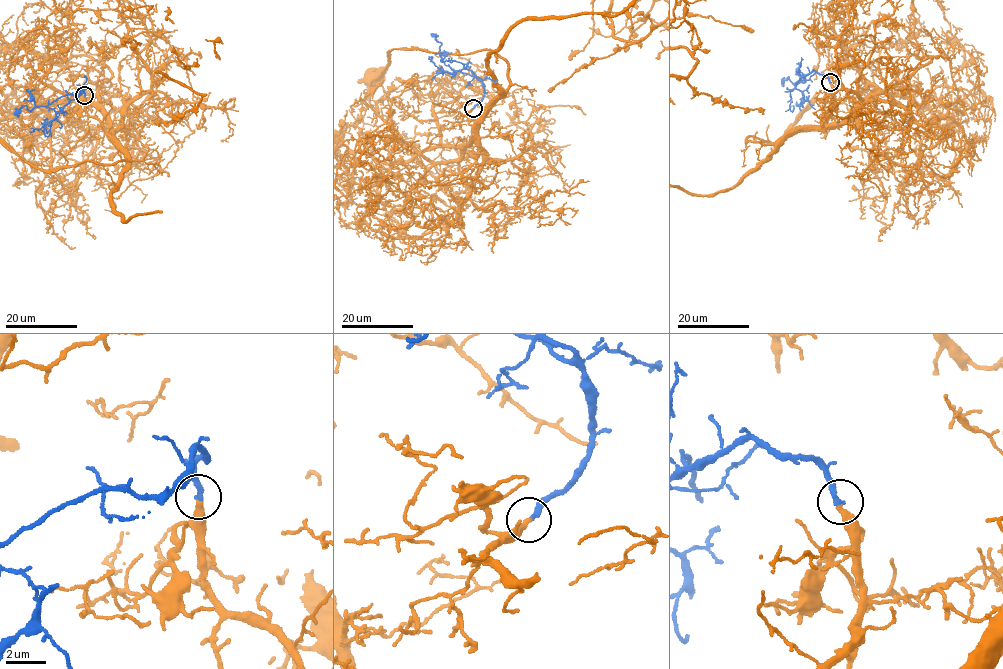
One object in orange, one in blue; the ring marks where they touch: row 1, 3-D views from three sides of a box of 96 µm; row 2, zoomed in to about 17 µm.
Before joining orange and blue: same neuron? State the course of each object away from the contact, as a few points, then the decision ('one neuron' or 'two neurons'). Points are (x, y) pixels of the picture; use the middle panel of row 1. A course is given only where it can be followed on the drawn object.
orange runs (472, 109), (467, 117), (482, 117), (508, 87), (508, 64), (489, 50), (394, 48), (374, 78); blue runs (473, 108), (484, 94), (482, 82), (447, 65), (439, 54), (441, 44), (432, 37); one neuron

